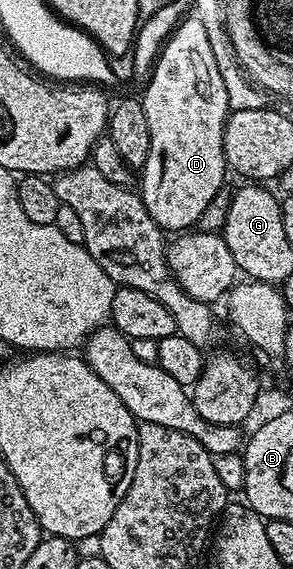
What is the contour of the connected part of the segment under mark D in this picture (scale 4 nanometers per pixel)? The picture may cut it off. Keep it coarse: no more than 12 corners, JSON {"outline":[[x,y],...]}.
{"outline":[[196,16],[142,93],[138,193],[184,232],[224,186],[226,82]]}

